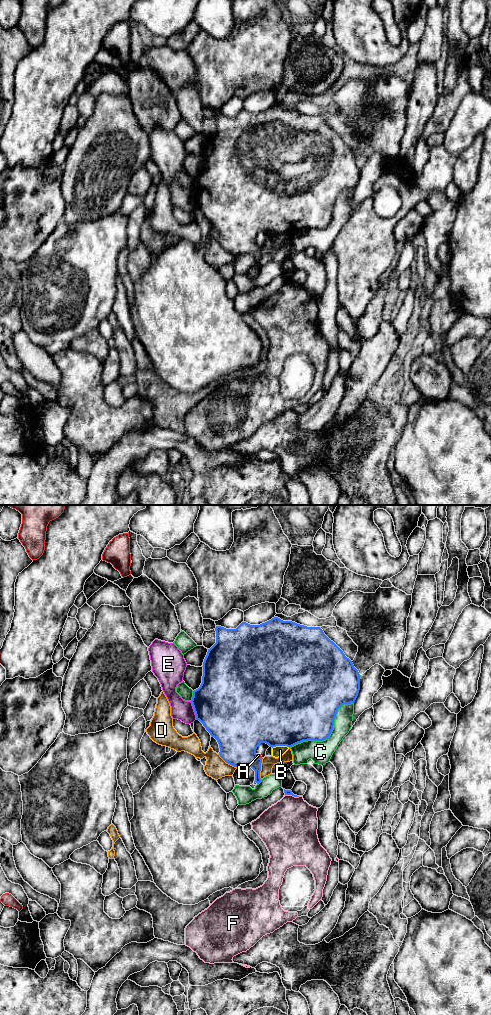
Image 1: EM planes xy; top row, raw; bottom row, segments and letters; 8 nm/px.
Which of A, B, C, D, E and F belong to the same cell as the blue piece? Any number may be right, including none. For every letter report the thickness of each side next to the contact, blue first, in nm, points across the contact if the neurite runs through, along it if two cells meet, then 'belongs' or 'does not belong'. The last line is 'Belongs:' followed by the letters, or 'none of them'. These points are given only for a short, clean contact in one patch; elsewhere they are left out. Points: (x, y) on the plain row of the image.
A: 380/30 nm | does not belong
B: 500/90 nm | does not belong
C: 440/180 nm | does not belong
D: 300/100 nm | does not belong
E: 480/160 nm | does not belong
F: 50/440 nm | does not belong
Belongs: none of them

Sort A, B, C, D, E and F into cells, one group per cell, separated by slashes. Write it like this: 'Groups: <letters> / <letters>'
Groups: A / B / C / D / E / F

